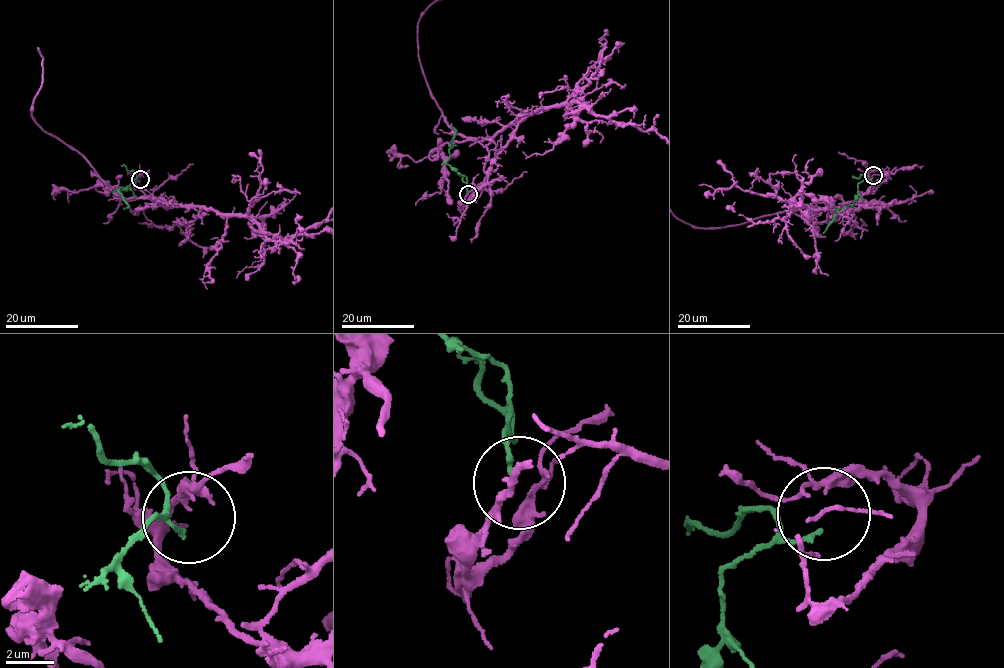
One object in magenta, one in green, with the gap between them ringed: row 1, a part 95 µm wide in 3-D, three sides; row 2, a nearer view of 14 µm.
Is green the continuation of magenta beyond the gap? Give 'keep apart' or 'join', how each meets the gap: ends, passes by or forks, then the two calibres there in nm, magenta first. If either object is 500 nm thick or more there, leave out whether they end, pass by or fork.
keep apart; magenta forks there; green ends there; 190 nm thick on the magenta side, 240 nm on the other

